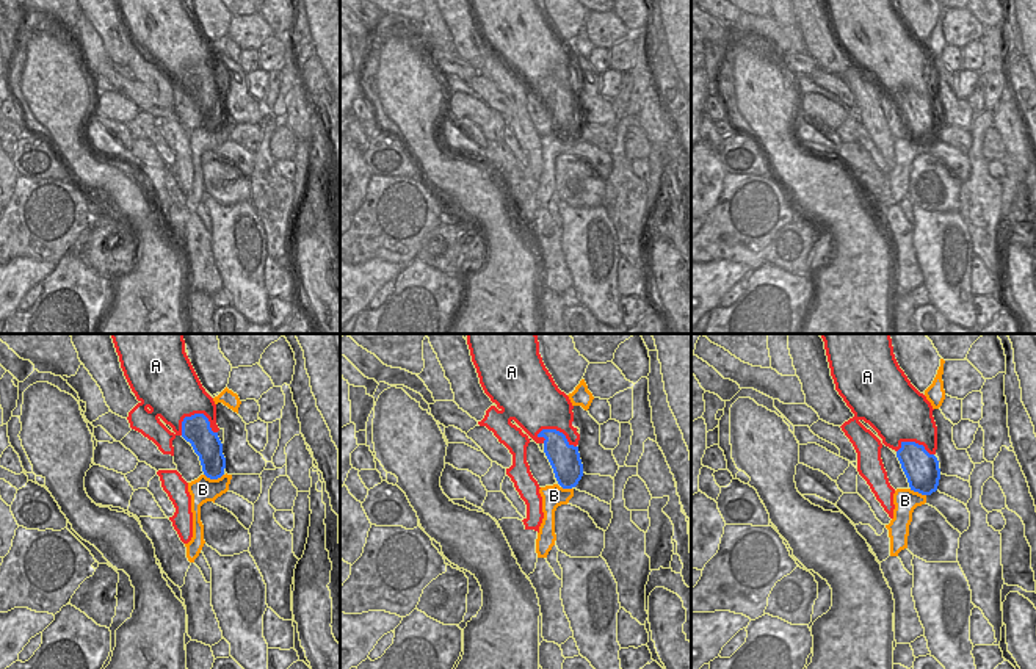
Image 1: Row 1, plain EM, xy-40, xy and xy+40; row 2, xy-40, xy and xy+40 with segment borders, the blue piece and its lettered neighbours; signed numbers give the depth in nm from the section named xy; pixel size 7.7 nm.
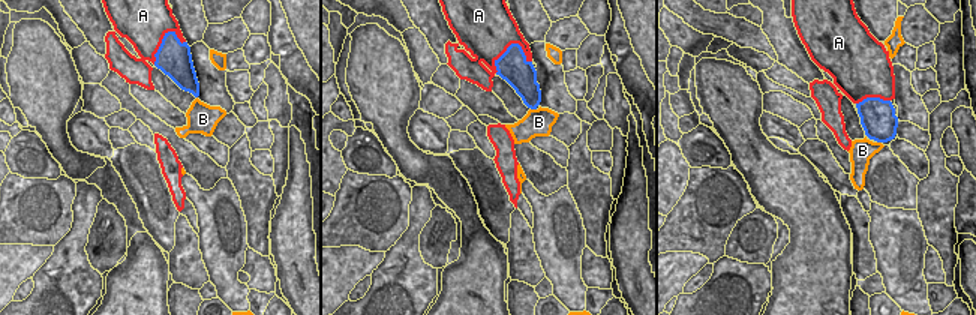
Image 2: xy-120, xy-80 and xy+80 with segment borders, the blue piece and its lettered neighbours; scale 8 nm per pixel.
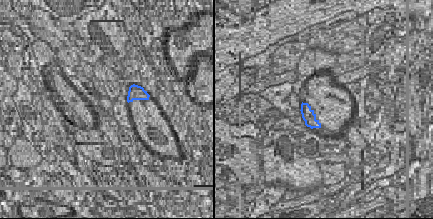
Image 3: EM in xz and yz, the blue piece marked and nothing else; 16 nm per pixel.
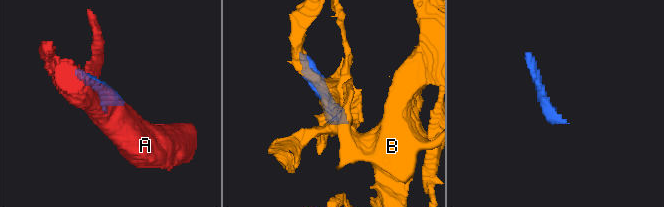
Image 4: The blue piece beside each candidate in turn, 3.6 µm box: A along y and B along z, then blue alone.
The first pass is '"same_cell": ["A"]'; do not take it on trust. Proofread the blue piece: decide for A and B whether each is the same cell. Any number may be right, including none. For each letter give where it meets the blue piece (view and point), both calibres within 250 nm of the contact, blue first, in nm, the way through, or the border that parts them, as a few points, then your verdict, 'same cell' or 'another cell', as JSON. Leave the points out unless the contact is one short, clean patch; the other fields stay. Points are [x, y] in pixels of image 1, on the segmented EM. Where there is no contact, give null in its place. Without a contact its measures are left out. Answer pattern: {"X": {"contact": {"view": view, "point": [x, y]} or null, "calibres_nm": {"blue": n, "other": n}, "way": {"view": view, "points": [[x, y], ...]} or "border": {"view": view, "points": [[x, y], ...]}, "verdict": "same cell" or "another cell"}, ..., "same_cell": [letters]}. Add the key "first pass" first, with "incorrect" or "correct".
{"first pass": "correct", "A": {"contact": {"view": "xy-40", "point": [202, 414]}, "calibres_nm": {"blue": 220, "other": 380}, "verdict": "same cell"}, "B": {"contact": {"view": "xy-40", "point": [213, 478]}, "calibres_nm": {"blue": 200, "other": 190}, "border": {"view": "xy-40", "points": [[204, 473], [210, 478], [223, 475]]}, "verdict": "another cell"}, "same_cell": ["A"]}

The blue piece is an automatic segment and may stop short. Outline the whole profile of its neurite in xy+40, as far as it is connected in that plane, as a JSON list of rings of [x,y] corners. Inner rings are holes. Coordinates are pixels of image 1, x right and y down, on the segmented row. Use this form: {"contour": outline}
{"contour": [[[821,334],[835,390],[854,414],[840,428],[857,453],[857,472],[867,481],[876,500],[893,519],[893,494],[881,459],[886,445],[897,457],[909,487],[922,495],[937,490],[940,479],[937,450],[937,426],[933,406],[900,368],[890,334]]]}

